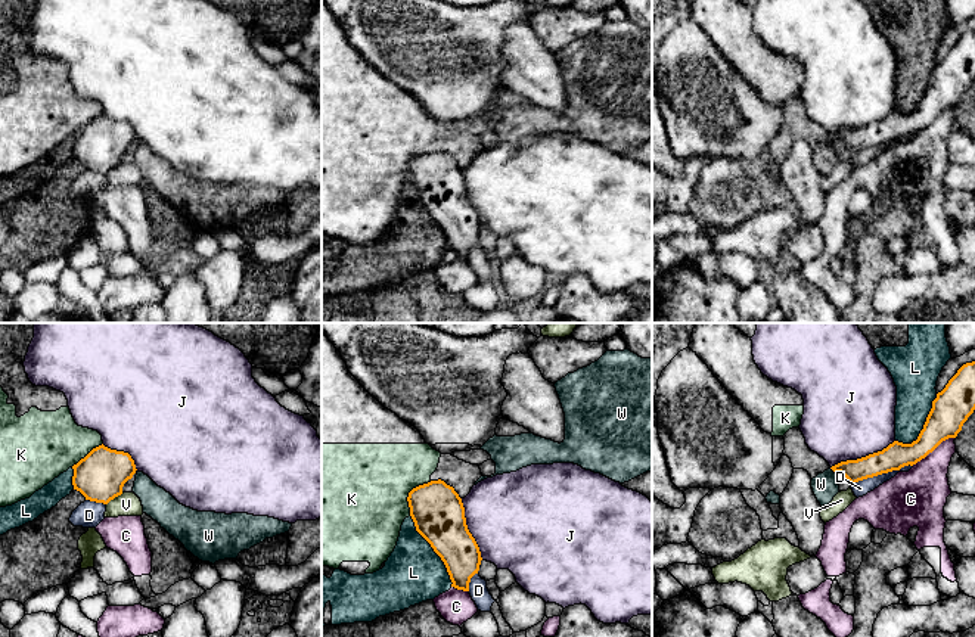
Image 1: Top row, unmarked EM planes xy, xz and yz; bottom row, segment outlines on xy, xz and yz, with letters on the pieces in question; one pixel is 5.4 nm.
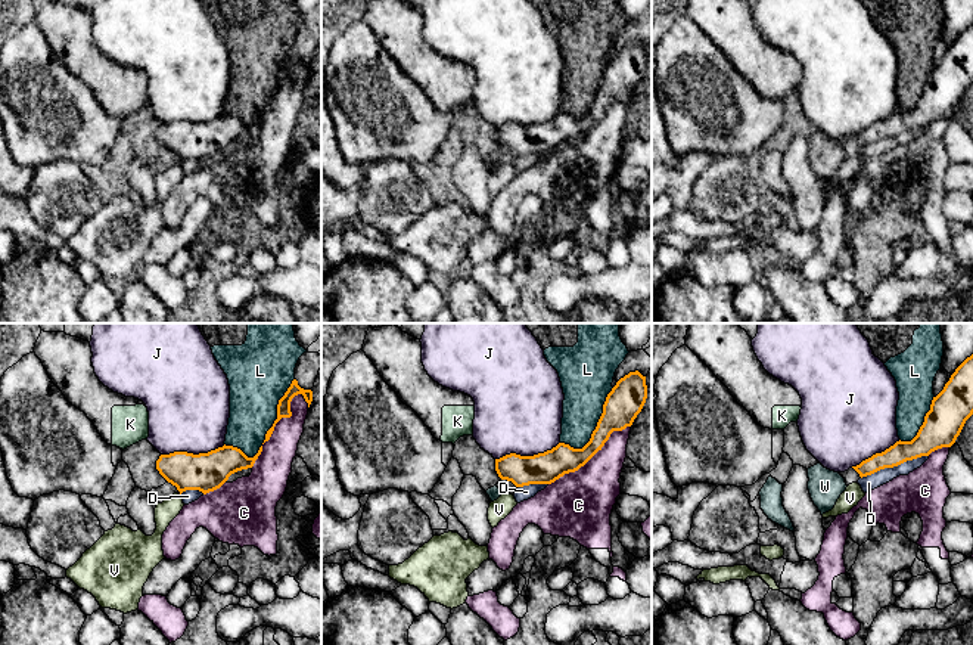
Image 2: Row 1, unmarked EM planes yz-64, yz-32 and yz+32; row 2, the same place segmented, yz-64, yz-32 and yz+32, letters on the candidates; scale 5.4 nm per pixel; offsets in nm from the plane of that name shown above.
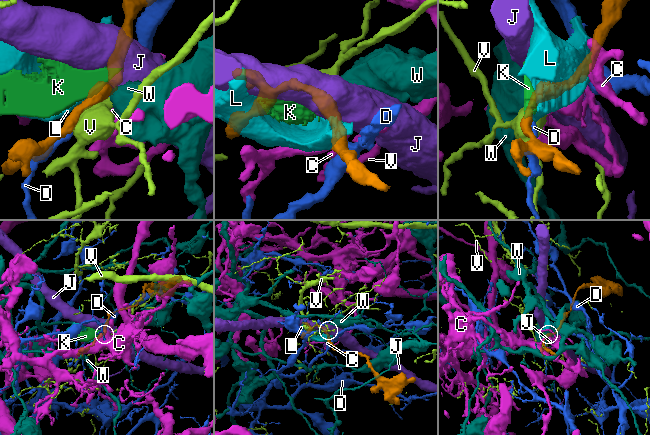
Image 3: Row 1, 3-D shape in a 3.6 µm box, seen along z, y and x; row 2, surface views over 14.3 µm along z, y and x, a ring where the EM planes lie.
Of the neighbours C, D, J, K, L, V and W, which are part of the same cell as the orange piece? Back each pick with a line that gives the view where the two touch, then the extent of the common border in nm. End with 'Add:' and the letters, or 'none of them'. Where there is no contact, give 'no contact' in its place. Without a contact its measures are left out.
Add: none of them

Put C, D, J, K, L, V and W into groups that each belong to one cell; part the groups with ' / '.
C / D / J / K / L / V / W

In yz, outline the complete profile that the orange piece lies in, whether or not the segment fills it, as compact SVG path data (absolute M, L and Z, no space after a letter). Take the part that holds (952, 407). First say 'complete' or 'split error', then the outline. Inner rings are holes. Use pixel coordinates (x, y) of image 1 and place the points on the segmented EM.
complete; M975 361L963 364L948 380L945 388L937 394L923 429L916 441L903 444L894 441L882 451L857 460L841 462L830 469L841 472L850 484L873 478L904 466L913 466L943 441L956 438L963 423L975 410Z

